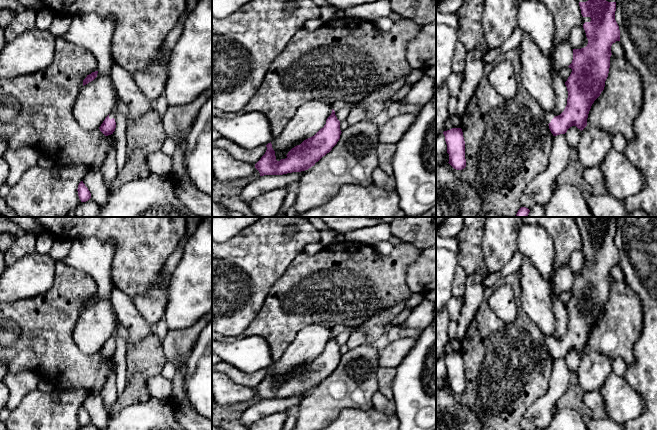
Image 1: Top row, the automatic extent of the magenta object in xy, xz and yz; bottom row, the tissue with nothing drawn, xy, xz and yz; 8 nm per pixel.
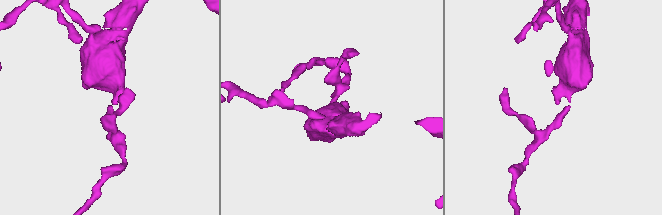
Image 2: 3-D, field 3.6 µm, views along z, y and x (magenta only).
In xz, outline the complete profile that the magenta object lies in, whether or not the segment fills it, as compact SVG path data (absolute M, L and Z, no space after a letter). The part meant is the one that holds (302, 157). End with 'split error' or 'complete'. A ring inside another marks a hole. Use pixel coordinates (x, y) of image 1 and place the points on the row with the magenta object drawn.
M344 101L332 103L332 113L327 118L326 124L314 136L304 140L300 145L292 148L285 159L276 160L275 151L271 142L266 145L267 150L255 164L260 176L283 175L292 172L308 170L323 156L329 153L340 139L340 121L335 112L341 108L352 109L357 104Z; split error

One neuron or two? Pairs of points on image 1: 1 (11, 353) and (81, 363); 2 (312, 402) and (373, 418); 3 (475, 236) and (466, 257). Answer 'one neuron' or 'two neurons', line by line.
1: one neuron
2: two neurons
3: one neuron

